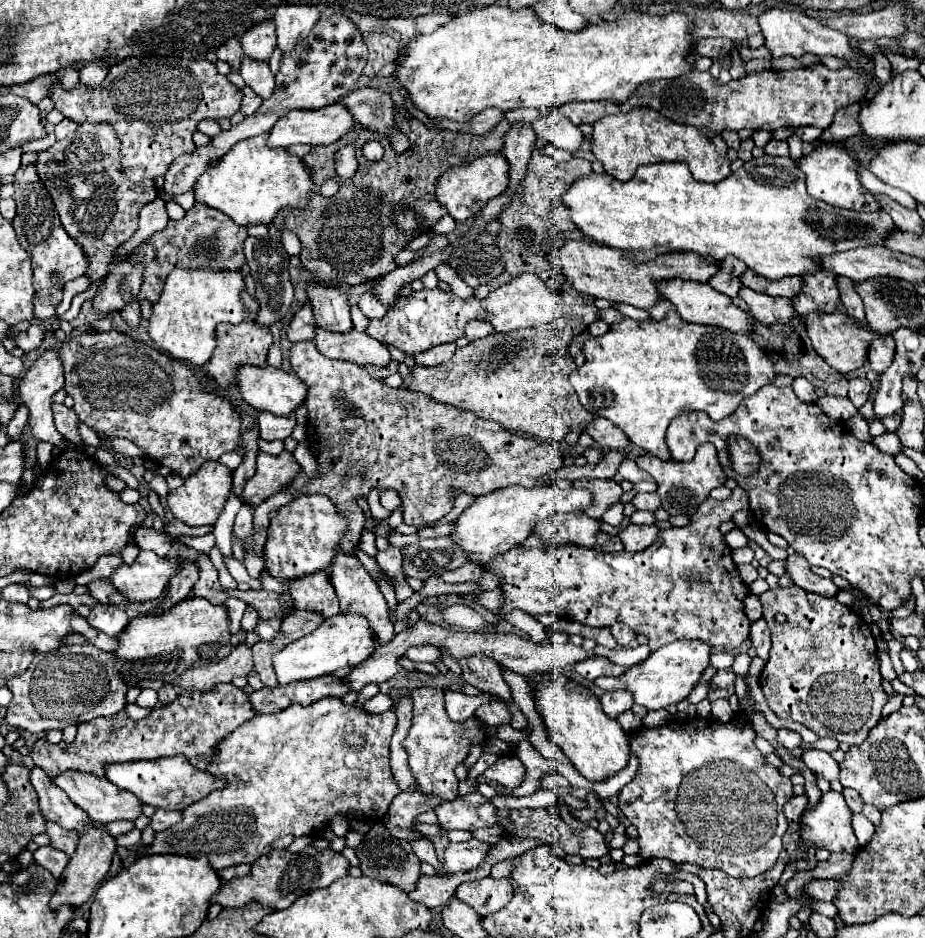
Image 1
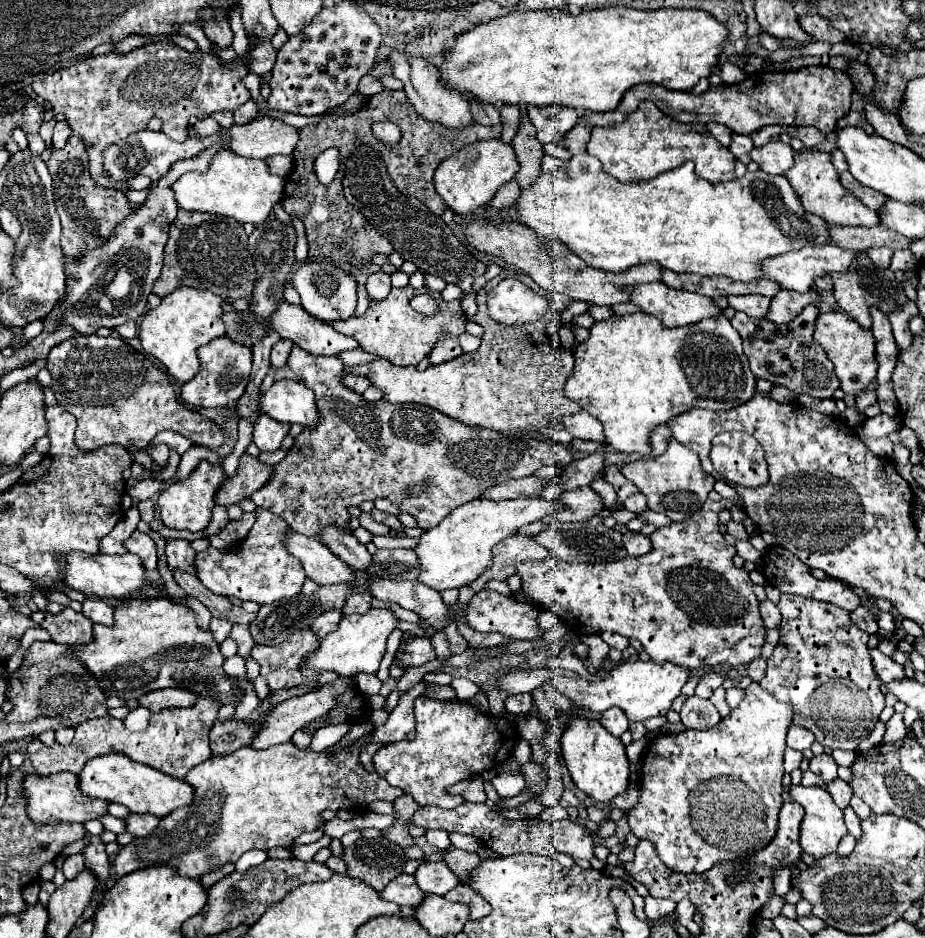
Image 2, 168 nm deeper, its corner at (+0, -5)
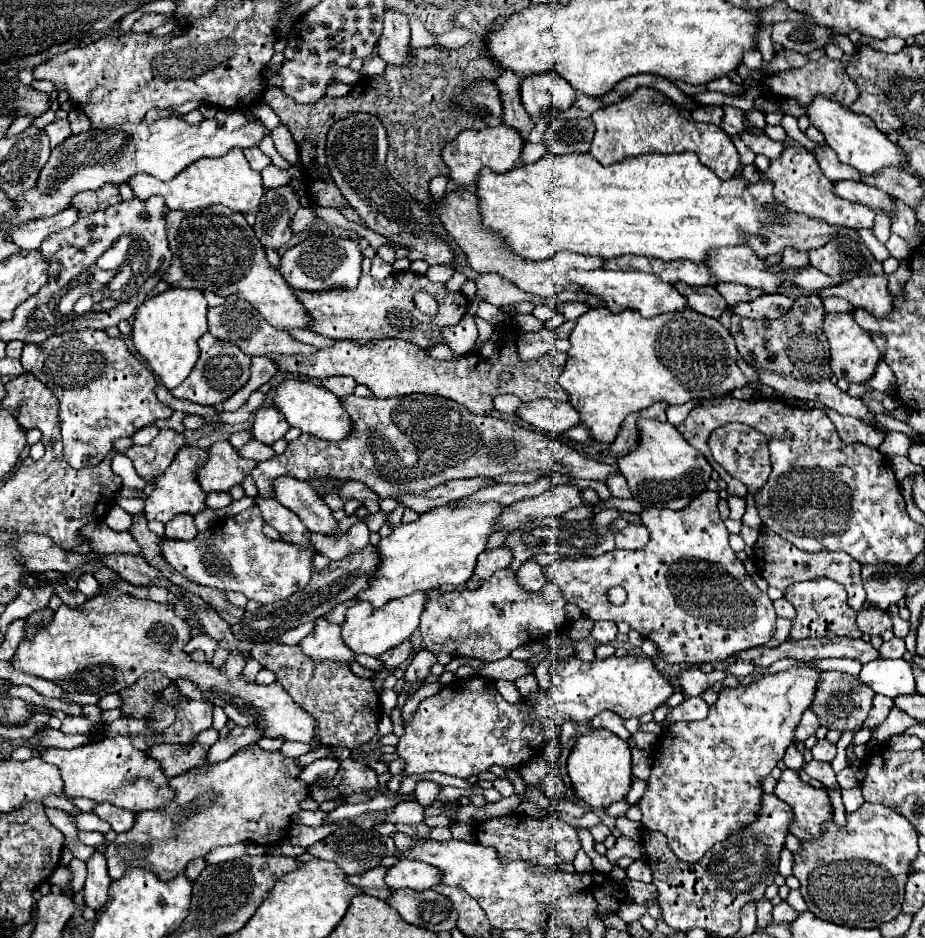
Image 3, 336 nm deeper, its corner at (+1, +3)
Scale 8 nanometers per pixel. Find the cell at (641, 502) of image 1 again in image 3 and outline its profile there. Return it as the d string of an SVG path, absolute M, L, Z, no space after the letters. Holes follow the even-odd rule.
M610 475L606 485L610 487L614 497L632 497L632 491L628 489L628 483L626 483L626 479L622 475Z

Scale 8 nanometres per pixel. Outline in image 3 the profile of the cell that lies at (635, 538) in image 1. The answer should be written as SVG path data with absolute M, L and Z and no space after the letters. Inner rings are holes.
M628 525L616 533L618 549L642 549L648 543L650 535L644 525Z

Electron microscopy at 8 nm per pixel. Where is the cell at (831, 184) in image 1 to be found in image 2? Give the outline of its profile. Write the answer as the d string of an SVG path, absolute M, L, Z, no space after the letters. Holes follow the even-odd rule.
M799 151L799 153L795 153L795 165L789 171L785 171L783 175L791 183L797 197L801 199L801 205L805 205L807 213L813 213L831 225L845 225L845 227L875 227L879 223L879 217L875 211L869 211L869 207L865 207L861 201L857 201L853 193L843 189L837 171L831 165L829 153Z

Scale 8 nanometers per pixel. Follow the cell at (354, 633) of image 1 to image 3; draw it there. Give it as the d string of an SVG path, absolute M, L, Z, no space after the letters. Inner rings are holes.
M416 591L412 595L394 599L394 601L386 603L380 609L374 609L372 603L368 603L368 601L358 601L354 607L350 607L346 611L346 619L344 619L344 625L342 625L342 639L344 639L344 643L356 655L380 657L382 653L386 653L388 649L392 649L396 645L400 645L406 637L412 635L412 631L420 623L424 599L426 599L426 593L424 591L422 593Z

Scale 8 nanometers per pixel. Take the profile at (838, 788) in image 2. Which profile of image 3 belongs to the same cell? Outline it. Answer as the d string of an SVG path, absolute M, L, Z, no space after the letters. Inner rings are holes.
M810 761L802 767L810 777L818 779L820 783L824 783L826 789L840 789L838 781L836 781L836 773L832 769L830 763L820 763L820 761Z

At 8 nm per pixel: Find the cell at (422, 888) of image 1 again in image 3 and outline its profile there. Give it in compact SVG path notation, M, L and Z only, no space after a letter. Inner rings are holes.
M376 867L362 875L352 875L352 877L348 877L348 881L362 889L388 889L388 885L384 881L386 873L388 873L388 867Z

